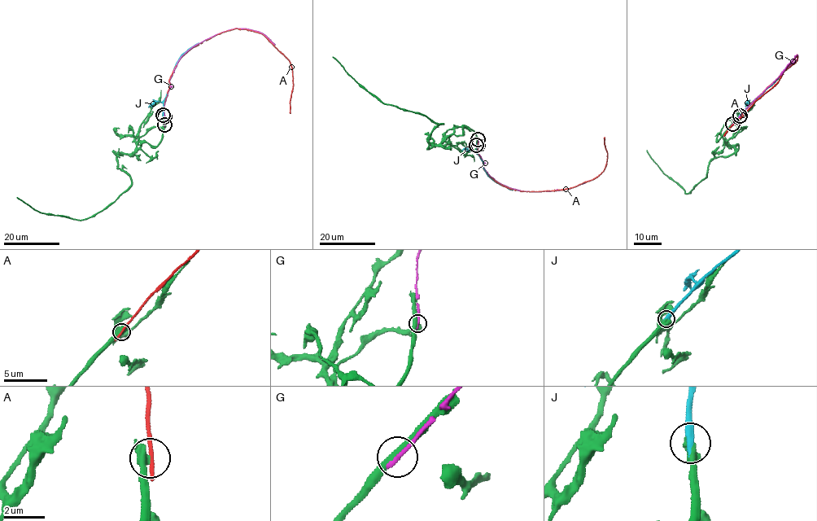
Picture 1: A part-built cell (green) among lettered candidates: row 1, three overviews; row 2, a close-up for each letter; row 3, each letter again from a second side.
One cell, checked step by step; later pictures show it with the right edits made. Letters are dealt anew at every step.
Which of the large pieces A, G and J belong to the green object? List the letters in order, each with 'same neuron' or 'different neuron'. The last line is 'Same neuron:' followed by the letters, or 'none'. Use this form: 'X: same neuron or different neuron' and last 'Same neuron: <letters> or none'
A: different neuron
G: different neuron
J: same neuron
Same neuron: J

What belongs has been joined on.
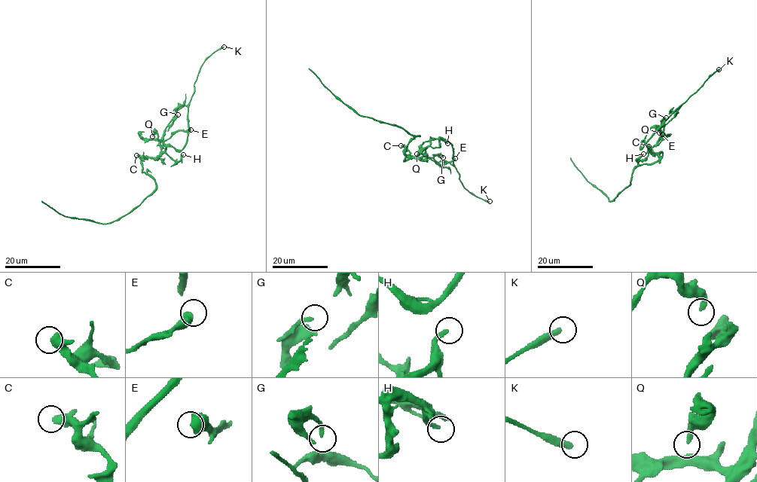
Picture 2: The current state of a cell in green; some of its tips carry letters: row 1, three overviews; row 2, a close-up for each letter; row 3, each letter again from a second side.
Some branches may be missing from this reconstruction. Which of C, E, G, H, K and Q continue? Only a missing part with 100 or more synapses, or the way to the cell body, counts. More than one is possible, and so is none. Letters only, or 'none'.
K

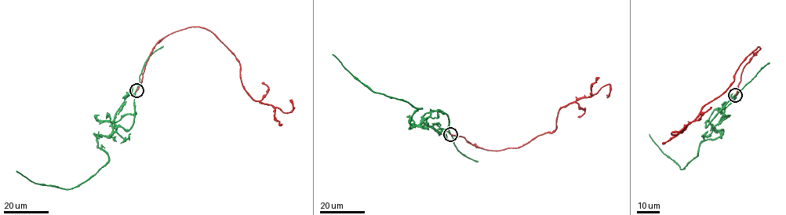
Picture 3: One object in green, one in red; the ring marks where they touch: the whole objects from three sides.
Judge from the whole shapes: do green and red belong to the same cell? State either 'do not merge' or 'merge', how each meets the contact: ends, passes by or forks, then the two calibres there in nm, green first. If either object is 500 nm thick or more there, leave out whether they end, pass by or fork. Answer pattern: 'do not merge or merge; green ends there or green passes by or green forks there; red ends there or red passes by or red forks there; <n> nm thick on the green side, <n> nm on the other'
do not merge; green passes by; red ends there; 220 nm thick on the green side, 280 nm on the other

